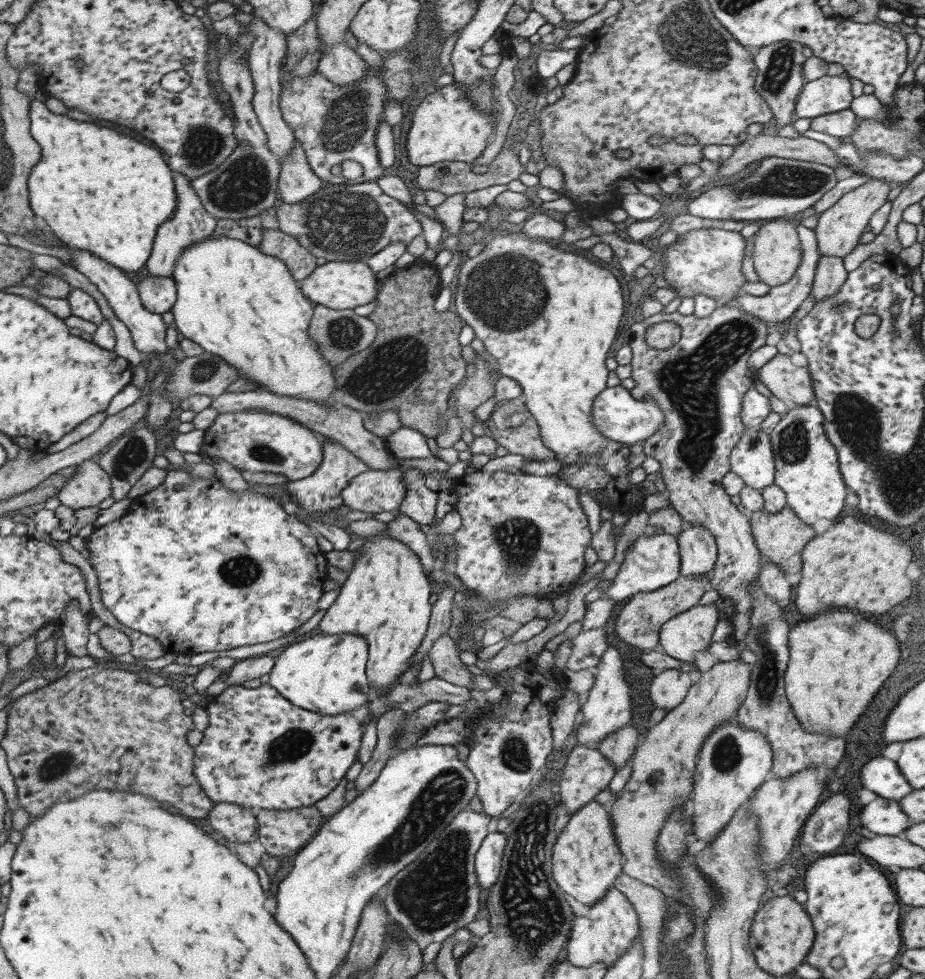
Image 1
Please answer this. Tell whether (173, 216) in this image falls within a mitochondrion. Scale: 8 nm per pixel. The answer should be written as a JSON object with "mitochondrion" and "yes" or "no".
{"mitochondrion":"no"}

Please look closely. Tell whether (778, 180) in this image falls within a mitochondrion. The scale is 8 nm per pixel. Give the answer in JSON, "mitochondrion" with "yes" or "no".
{"mitochondrion":"yes"}

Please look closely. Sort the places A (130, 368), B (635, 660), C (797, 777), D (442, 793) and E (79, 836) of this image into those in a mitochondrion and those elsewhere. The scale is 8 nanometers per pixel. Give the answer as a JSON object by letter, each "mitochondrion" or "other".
{"A":"other","B":"other","C":"other","D":"mitochondrion","E":"other"}

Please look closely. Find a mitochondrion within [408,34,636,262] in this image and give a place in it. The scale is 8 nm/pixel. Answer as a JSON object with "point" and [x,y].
{"point":[481,86]}

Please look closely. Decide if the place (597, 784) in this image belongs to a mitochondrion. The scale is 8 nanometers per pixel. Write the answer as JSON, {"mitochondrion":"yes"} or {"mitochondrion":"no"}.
{"mitochondrion":"no"}

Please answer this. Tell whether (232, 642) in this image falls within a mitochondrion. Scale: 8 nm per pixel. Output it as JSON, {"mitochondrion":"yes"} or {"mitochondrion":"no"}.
{"mitochondrion":"no"}

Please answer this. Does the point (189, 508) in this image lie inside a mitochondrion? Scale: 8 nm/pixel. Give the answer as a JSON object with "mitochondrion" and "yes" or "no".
{"mitochondrion":"no"}

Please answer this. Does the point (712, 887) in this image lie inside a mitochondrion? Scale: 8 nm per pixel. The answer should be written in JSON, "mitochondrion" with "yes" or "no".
{"mitochondrion":"no"}

